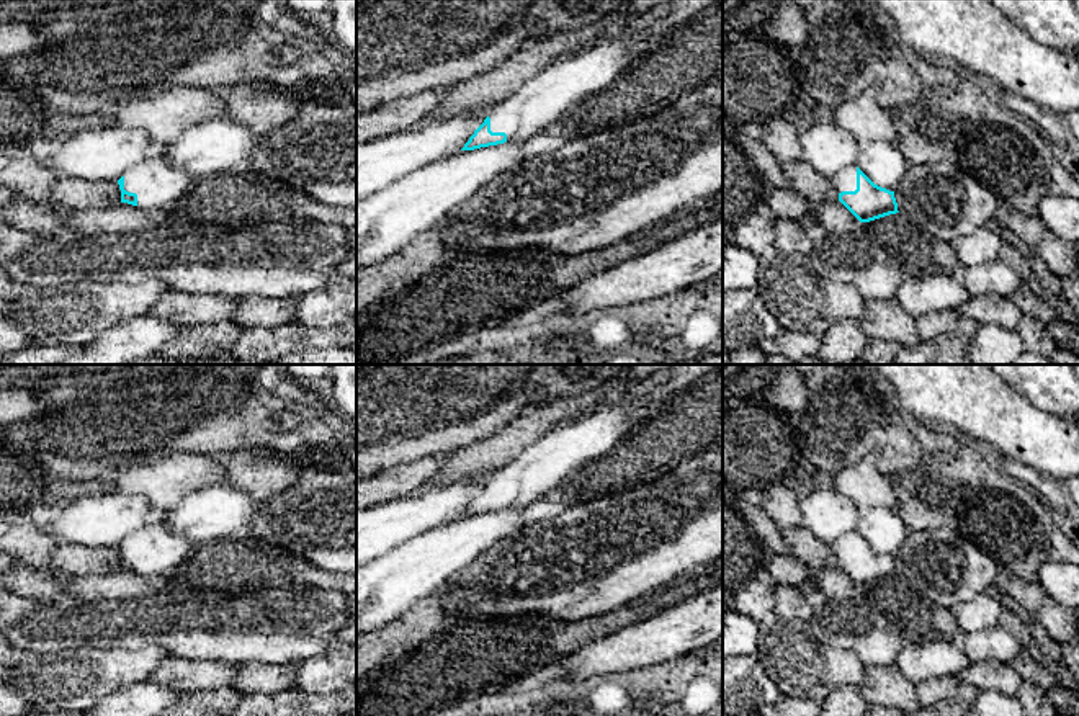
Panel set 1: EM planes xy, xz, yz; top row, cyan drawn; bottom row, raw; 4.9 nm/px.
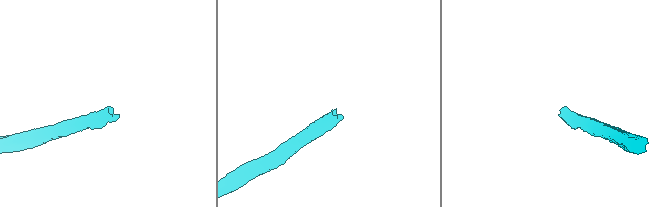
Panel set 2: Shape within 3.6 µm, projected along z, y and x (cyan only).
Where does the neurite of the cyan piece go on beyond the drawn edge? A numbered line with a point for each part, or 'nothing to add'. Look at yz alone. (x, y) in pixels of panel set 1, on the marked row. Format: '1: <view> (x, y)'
1: yz (846, 180)

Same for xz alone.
1: xz (548, 97)

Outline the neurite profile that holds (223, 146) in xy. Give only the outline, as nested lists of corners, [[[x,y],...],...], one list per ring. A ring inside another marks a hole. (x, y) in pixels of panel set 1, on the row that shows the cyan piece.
[[[227,116],[188,128],[178,139],[157,145],[152,157],[163,157],[191,177],[231,173],[248,168],[248,155],[260,136]]]

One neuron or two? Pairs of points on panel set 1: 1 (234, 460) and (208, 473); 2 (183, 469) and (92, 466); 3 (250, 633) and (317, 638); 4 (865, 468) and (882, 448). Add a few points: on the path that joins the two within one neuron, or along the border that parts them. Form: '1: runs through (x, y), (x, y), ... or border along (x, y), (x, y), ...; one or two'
1: border along (223, 458), (228, 468), (226, 481); two
2: border along (162, 456), (115, 471), (95, 486); two
3: runs through (267, 633), (301, 633); one
4: border along (841, 466), (870, 455), (877, 466), (890, 478); two

